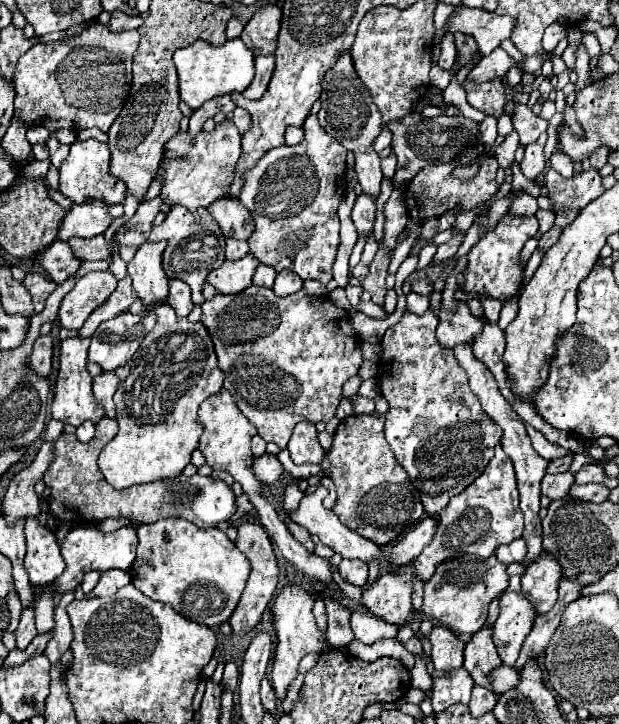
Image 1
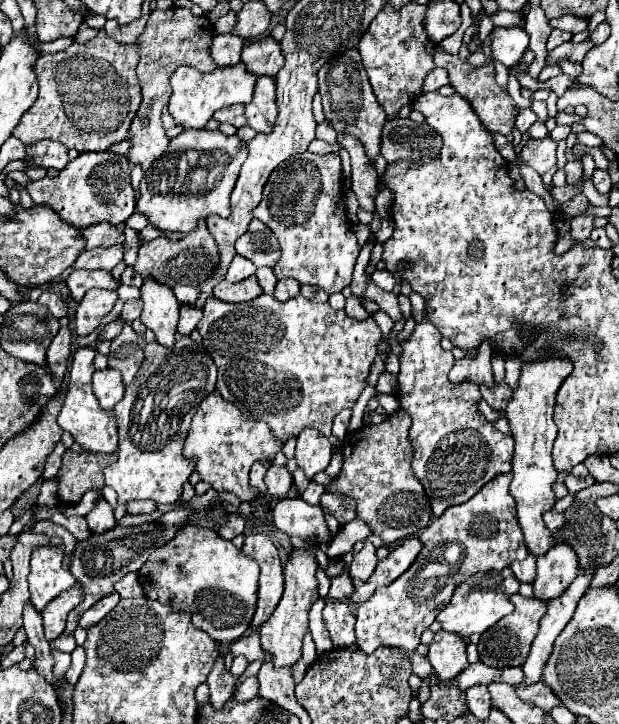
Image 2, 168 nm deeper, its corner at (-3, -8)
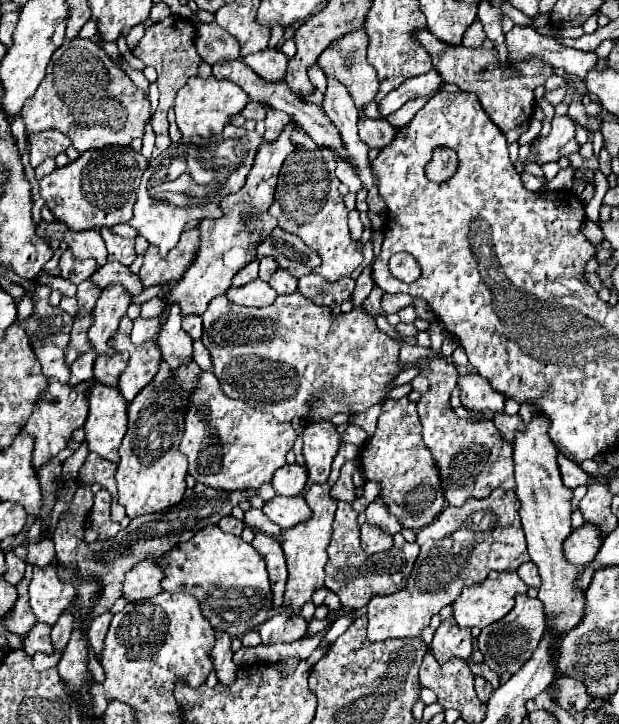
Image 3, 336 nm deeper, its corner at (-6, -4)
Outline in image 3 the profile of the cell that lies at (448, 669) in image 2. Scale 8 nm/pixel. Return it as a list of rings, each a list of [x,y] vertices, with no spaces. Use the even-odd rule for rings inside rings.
[[[454,618],[442,620],[440,628],[434,634],[430,650],[432,650],[434,658],[440,664],[448,662],[450,658],[468,660],[470,654],[472,654],[472,634],[470,634],[470,628],[460,628]]]

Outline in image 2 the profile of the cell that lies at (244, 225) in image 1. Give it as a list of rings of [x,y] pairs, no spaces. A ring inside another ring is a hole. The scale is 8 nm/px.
[[[253,218],[247,232],[235,242],[237,254],[249,258],[255,266],[273,266],[279,258],[279,244],[271,230]]]

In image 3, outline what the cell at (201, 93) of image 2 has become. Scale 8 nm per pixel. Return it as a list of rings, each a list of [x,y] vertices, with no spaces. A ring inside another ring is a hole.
[[[194,76],[176,94],[176,100],[174,100],[176,124],[182,132],[182,136],[186,136],[186,138],[218,136],[218,134],[222,134],[222,128],[230,122],[230,118],[240,114],[246,104],[248,104],[248,96],[246,96],[246,92],[242,92],[242,88],[238,88],[238,84],[234,84],[230,80],[216,80],[214,76],[210,76],[208,80]]]

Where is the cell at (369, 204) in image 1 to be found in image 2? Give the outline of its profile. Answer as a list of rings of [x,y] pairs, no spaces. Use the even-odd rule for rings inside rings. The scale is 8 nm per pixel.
[[[339,134],[337,142],[347,148],[347,152],[351,154],[351,190],[355,192],[359,206],[365,212],[373,212],[375,210],[375,196],[379,192],[379,174],[375,168],[371,168],[367,156],[363,154],[363,146],[347,134]]]

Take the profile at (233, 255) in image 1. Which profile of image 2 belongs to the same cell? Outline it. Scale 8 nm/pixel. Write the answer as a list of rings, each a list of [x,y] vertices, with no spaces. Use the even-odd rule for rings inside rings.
[[[235,256],[229,270],[227,270],[227,276],[225,280],[227,282],[239,282],[239,280],[245,280],[247,276],[255,274],[255,264],[251,264],[251,260],[247,260],[245,256]]]

